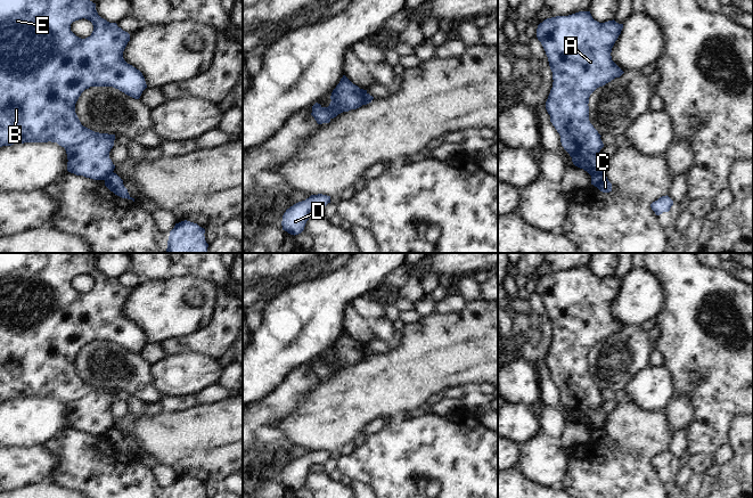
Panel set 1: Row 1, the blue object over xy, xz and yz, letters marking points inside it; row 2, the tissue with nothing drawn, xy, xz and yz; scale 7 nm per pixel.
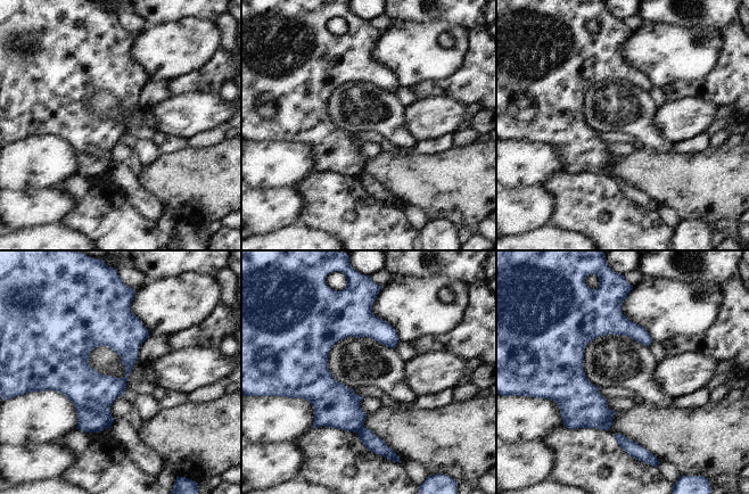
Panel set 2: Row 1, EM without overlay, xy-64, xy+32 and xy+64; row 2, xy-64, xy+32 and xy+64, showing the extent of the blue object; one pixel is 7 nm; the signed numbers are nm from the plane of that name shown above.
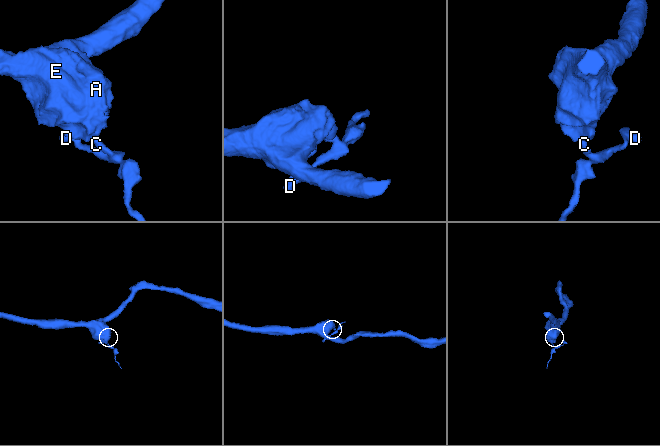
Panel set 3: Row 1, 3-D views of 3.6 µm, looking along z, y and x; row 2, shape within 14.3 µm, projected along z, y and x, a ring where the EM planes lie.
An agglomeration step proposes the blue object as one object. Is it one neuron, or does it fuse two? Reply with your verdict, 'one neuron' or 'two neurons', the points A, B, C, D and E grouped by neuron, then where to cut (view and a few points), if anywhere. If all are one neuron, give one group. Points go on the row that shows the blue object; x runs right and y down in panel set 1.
two neurons; A B E / C D; cut in yz along (603, 173), (595, 173), (591, 177)

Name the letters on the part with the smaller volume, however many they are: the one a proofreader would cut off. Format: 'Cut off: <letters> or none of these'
Cut off: C, D

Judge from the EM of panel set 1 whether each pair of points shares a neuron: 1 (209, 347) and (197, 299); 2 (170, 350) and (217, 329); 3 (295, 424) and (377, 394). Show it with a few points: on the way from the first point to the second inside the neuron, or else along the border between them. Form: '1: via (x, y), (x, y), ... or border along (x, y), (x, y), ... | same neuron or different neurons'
1: border along (217, 303), (211, 319), (203, 327), (179, 337) | different neurons
2: via (181, 345), (205, 341) | same neuron
3: via (316, 423), (329, 416), (357, 394) | same neuron

